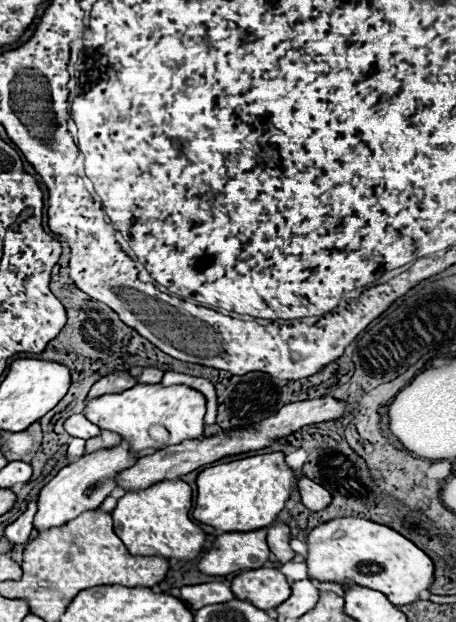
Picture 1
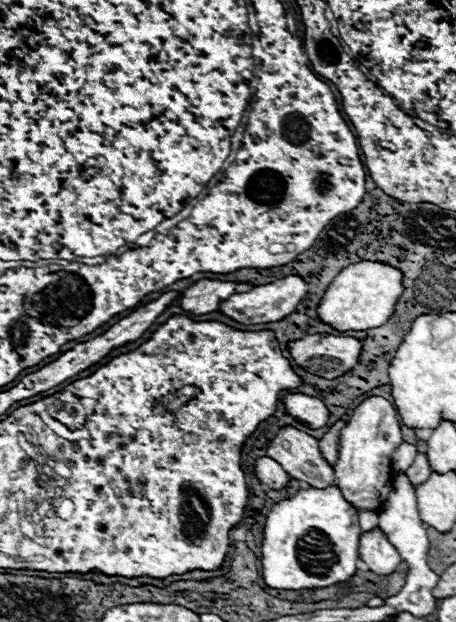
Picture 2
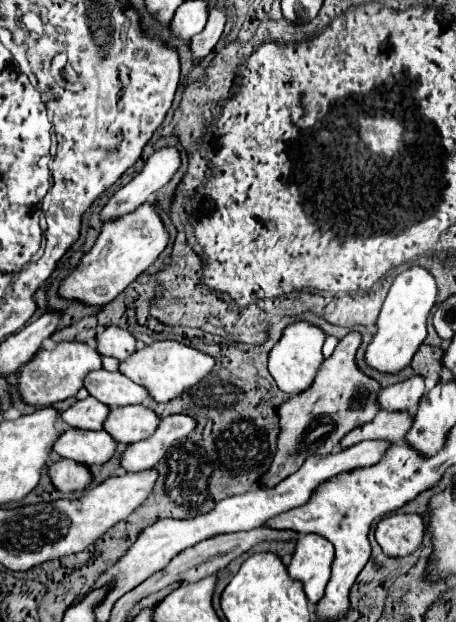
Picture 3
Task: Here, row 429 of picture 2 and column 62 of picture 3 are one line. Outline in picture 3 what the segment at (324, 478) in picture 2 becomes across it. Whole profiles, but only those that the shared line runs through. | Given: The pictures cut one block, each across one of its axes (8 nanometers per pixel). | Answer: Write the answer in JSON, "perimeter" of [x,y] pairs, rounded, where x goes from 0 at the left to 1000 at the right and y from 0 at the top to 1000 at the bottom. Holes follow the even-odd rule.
{"perimeter":[[[316,325],[294,341],[228,357],[224,373],[202,402],[175,418],[167,434],[136,450],[132,476],[175,482],[184,489],[228,492],[250,482],[285,453],[294,453],[368,395],[373,376],[346,341],[342,325]]]}

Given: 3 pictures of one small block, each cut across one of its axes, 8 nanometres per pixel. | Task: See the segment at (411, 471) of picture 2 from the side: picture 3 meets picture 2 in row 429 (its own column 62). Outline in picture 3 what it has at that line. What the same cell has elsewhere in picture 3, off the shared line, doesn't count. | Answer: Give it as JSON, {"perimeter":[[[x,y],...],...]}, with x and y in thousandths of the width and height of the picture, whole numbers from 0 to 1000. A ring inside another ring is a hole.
{"perimeter":[[[193,637],[189,643],[171,643],[145,662],[136,662],[136,675],[158,688],[224,691],[237,666],[241,666],[241,656],[232,650],[224,650],[206,637]]]}

